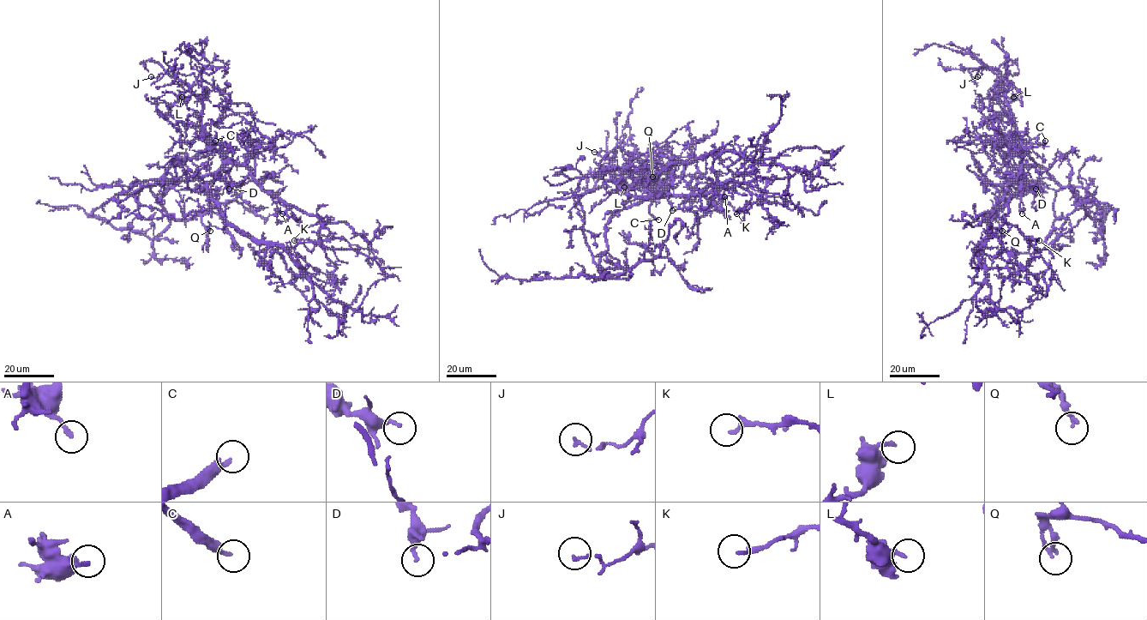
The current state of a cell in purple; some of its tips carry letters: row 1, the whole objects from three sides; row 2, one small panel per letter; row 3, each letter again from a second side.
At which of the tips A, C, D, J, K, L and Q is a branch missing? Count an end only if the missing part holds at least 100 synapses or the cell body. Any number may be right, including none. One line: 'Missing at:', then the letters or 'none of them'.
Missing at: C

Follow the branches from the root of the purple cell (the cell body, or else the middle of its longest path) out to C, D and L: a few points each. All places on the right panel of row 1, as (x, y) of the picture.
C: (1022, 154), (1027, 147), (1038, 147), (1045, 141)
D: (1022, 154), (1020, 170), (1016, 177), (1035, 189)
L: (1022, 154), (1019, 132), (1007, 113), (1008, 104), (1013, 97)

